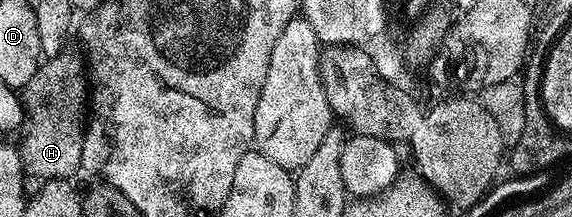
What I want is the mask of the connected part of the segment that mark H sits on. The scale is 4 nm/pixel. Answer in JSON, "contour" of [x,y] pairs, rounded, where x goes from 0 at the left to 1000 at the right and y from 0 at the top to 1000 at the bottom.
{"contour":[[[107,230],[100,258],[86,258],[72,290],[70,313],[45,378],[38,415],[38,475],[42,484],[42,562],[31,594],[35,664],[37,779],[51,816],[65,811],[65,834],[117,829],[131,816],[131,793],[142,788],[143,673],[147,668],[147,599],[150,585],[150,484],[157,461],[157,373],[150,346],[150,276],[138,235],[119,240]]]}

